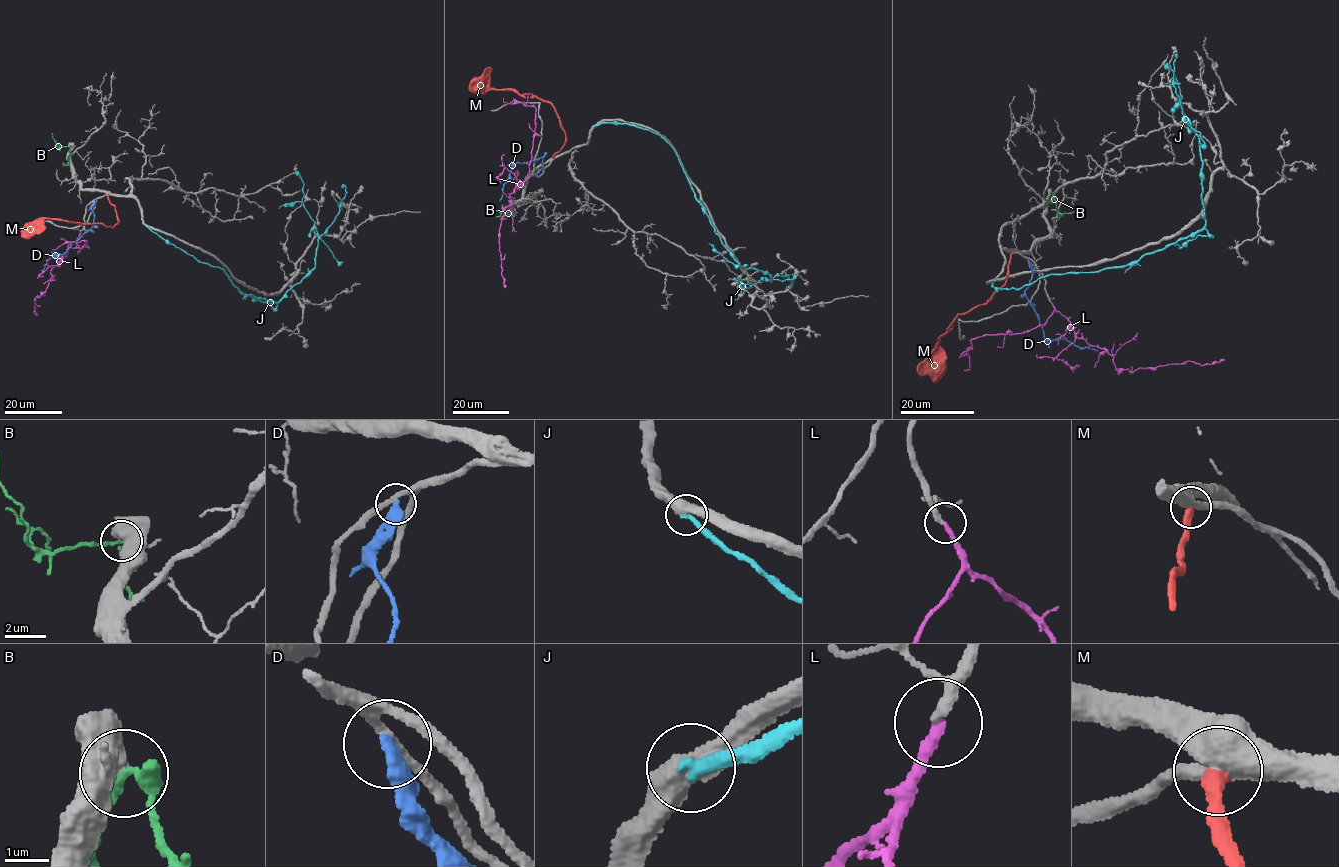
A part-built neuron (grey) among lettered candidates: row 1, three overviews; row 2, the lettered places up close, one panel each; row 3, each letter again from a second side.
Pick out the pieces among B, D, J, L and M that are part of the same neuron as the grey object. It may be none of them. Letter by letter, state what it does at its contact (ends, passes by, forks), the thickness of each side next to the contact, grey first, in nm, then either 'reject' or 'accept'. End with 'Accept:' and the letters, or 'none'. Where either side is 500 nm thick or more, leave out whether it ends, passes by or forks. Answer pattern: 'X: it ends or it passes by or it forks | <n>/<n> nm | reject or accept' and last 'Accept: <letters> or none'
B: 750/280 nm | reject
D: it ends | 220/440 nm | reject
J: 500/280 nm | reject
L: it ends | 190/240 nm | accept
M: 550/360 nm | reject
Accept: L

